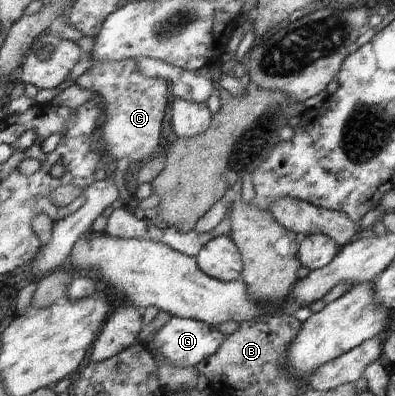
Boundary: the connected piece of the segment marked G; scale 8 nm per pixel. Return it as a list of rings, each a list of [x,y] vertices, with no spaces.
[[[171,316],[155,334],[154,343],[172,365],[196,367],[212,357],[225,339],[224,333],[208,322]]]

